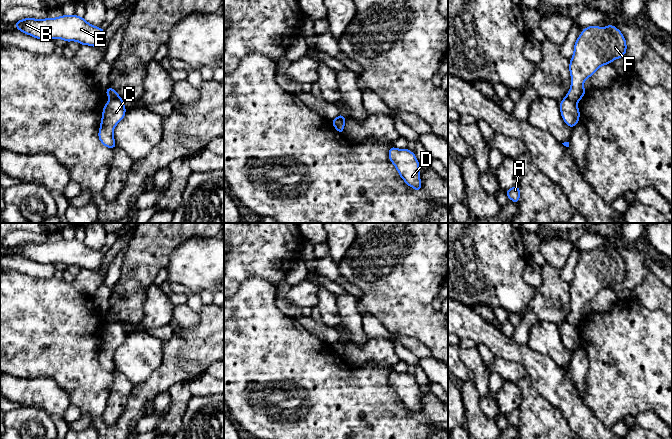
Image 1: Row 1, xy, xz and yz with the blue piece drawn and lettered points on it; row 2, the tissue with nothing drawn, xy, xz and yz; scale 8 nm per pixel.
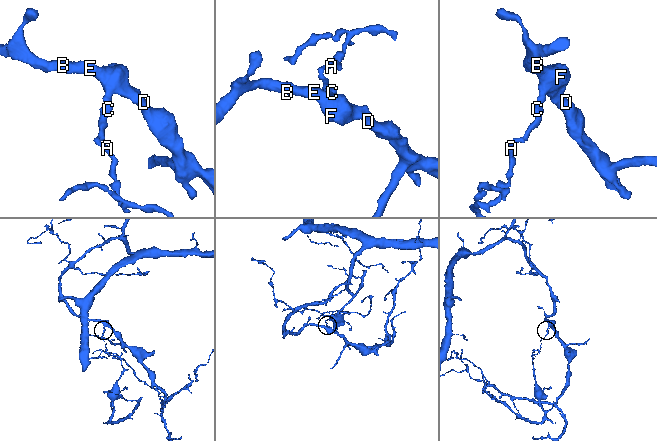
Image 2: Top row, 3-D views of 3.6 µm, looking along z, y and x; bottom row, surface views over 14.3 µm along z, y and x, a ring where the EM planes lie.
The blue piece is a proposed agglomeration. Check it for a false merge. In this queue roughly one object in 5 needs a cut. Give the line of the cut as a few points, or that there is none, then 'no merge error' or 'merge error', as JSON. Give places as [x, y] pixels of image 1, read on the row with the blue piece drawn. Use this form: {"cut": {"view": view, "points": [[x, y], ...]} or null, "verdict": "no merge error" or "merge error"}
{"cut": {"view": "yz", "points": [[566, 96], [576, 103]]}, "verdict": "merge error"}

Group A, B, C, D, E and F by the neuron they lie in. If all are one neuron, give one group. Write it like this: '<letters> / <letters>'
A C / B D E F

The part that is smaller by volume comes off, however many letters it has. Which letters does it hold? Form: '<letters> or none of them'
A, C

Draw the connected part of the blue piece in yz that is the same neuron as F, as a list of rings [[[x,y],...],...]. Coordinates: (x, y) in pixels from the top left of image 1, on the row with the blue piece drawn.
[[[593,25],[584,28],[574,44],[569,64],[571,87],[566,97],[576,103],[581,100],[586,92],[584,81],[602,65],[622,58],[626,50],[626,40],[614,25],[607,25],[605,28]]]

